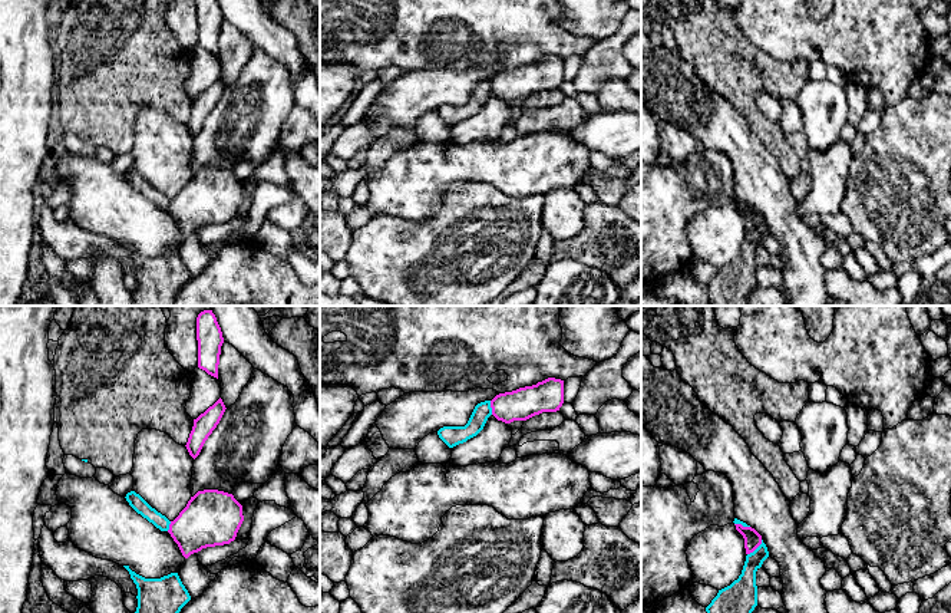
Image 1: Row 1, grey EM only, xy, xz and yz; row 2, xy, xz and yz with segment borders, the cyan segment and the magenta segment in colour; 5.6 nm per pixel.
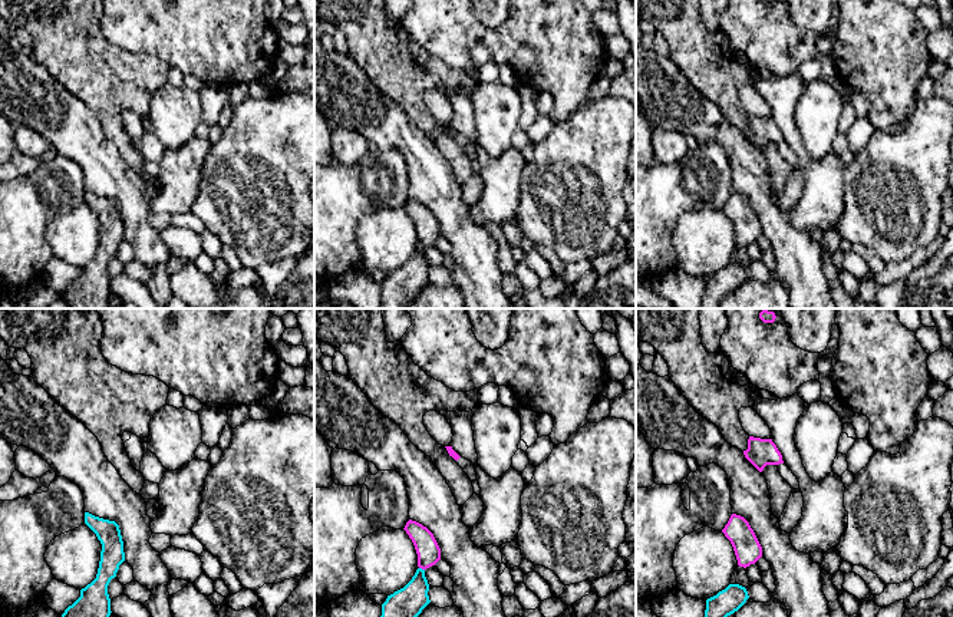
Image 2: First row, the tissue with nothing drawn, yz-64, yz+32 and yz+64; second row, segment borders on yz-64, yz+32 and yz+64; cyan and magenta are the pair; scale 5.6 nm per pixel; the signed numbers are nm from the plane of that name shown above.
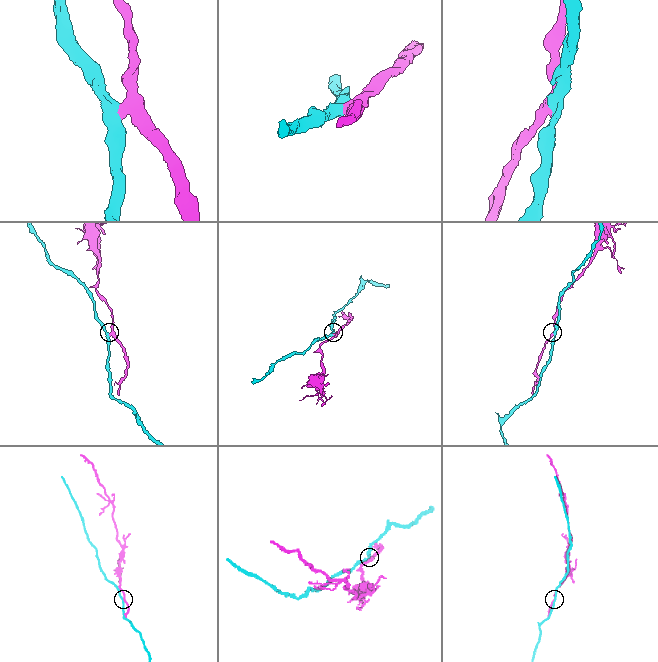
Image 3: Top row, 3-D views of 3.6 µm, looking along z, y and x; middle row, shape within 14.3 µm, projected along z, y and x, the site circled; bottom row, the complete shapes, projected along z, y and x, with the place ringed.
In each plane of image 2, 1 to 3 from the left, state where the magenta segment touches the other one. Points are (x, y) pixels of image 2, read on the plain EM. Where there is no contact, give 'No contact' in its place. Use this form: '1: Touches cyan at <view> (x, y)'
1: No contact
2: Touches cyan at yz+32 (421, 247)
3: No contact

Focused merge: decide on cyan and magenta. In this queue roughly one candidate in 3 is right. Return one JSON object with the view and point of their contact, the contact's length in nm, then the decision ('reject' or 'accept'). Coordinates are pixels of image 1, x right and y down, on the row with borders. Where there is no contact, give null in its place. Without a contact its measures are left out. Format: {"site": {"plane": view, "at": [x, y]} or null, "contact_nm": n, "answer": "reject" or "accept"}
{"site": {"plane": "yz", "at": [756, 549]}, "contact_nm": 120, "answer": "reject"}

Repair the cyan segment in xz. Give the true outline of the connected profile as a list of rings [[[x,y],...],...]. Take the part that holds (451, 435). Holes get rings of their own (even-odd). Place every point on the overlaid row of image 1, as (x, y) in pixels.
[[[491,401],[481,402],[475,406],[465,426],[443,426],[437,431],[437,435],[449,448],[453,448],[476,436],[491,415]]]

